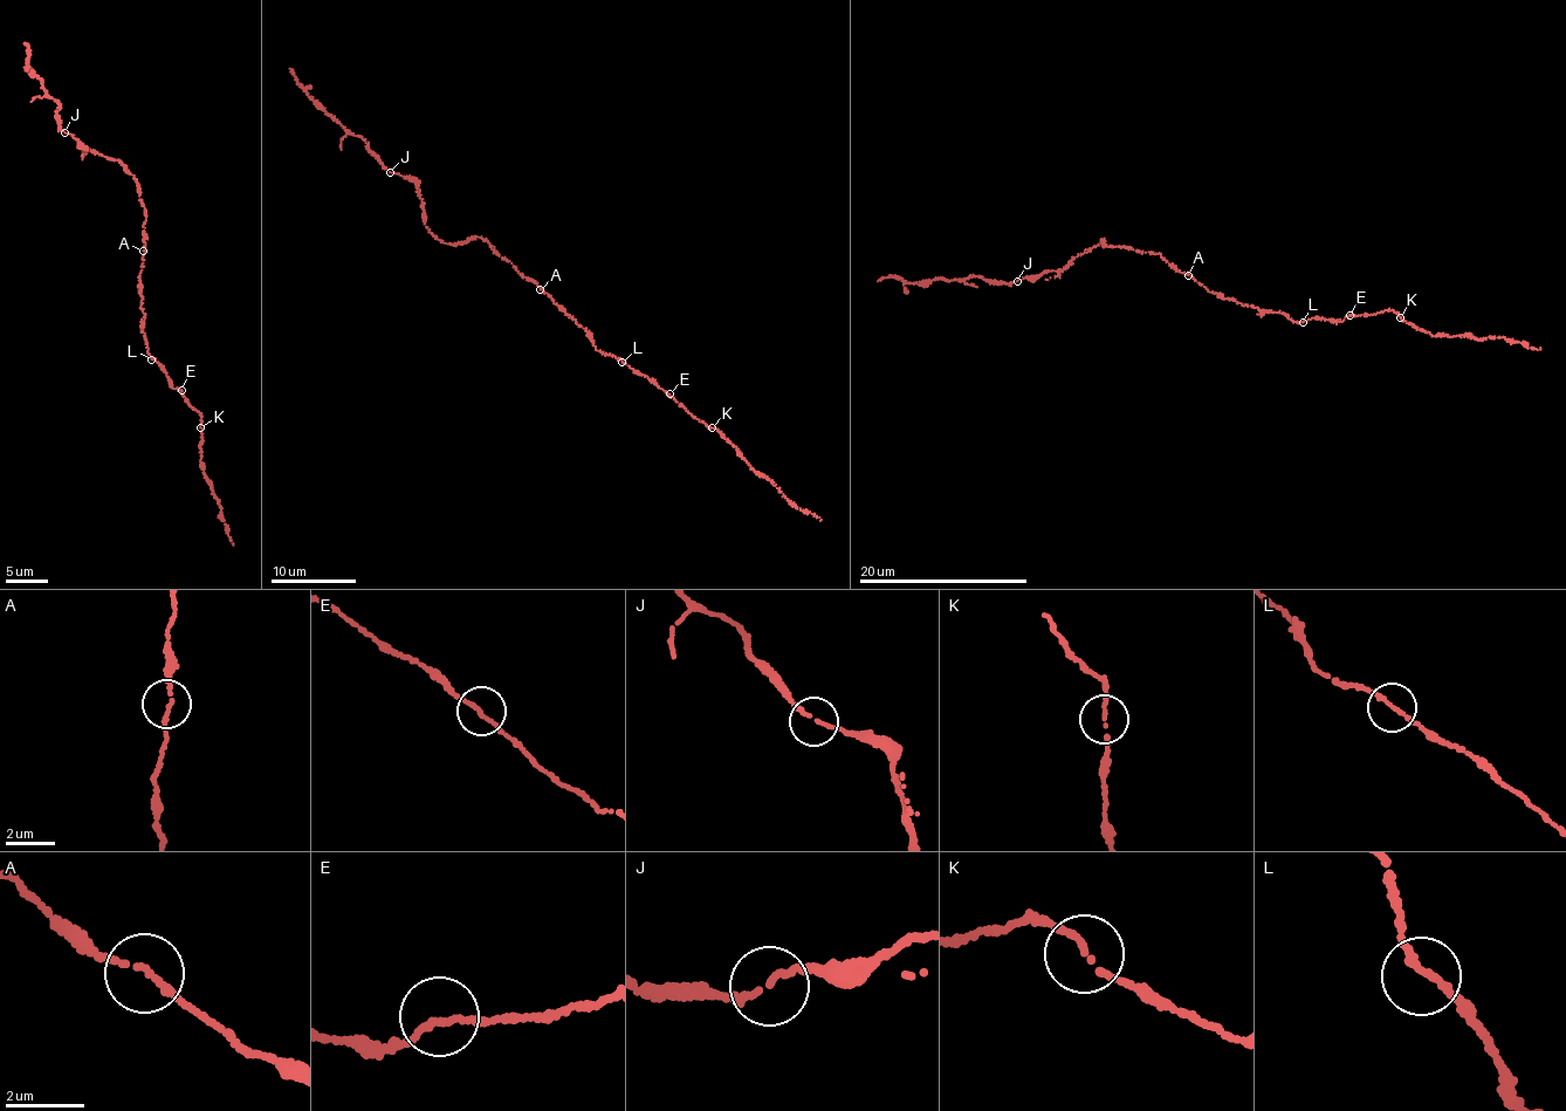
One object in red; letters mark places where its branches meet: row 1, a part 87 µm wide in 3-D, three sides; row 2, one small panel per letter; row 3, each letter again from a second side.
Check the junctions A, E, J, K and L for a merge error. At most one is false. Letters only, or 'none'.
none

